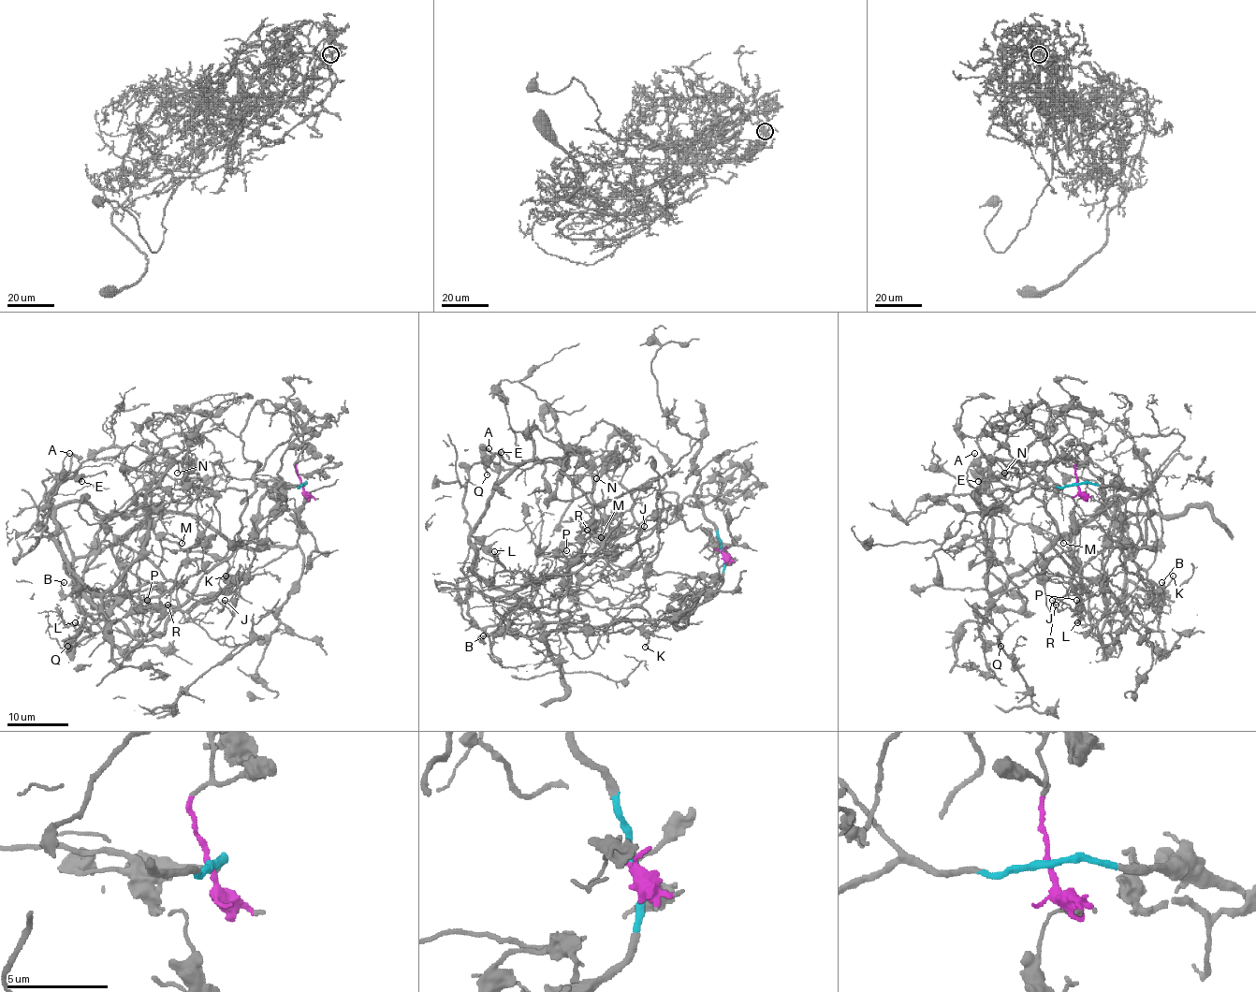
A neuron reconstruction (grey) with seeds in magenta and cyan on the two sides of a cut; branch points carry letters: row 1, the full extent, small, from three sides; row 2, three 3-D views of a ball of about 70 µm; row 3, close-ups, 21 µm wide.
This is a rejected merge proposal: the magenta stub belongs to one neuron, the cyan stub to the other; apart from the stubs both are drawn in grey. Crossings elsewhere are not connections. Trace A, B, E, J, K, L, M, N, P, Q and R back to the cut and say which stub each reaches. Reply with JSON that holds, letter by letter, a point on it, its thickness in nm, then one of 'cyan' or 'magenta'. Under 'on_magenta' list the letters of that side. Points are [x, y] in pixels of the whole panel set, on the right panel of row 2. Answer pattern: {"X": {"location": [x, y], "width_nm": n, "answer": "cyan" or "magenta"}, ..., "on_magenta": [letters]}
{"A": {"location": [974, 453], "width_nm": 100, "answer": "cyan"}, "B": {"location": [1161, 582], "width_nm": 180, "answer": "cyan"}, "E": {"location": [978, 481], "width_nm": 100, "answer": "cyan"}, "J": {"location": [1052, 600], "width_nm": 100, "answer": "magenta"}, "K": {"location": [1173, 576], "width_nm": 110, "answer": "cyan"}, "L": {"location": [1077, 622], "width_nm": 120, "answer": "magenta"}, "M": {"location": [1063, 543], "width_nm": 160, "answer": "magenta"}, "N": {"location": [1004, 473], "width_nm": 130, "answer": "cyan"}, "P": {"location": [1076, 600], "width_nm": 130, "answer": "magenta"}, "Q": {"location": [1000, 646], "width_nm": 150, "answer": "cyan"}, "R": {"location": [1056, 605], "width_nm": 120, "answer": "magenta"}, "on_magenta": ["J", "L", "M", "P", "R"]}

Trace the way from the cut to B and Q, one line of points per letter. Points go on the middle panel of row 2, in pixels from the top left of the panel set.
B: (722, 551), (722, 576), (677, 629), (620, 620), (514, 635), (503, 621), (483, 635)
Q: (722, 551), (722, 576), (677, 629), (546, 621), (475, 573), (471, 530), (519, 464), (493, 454), (488, 474)

